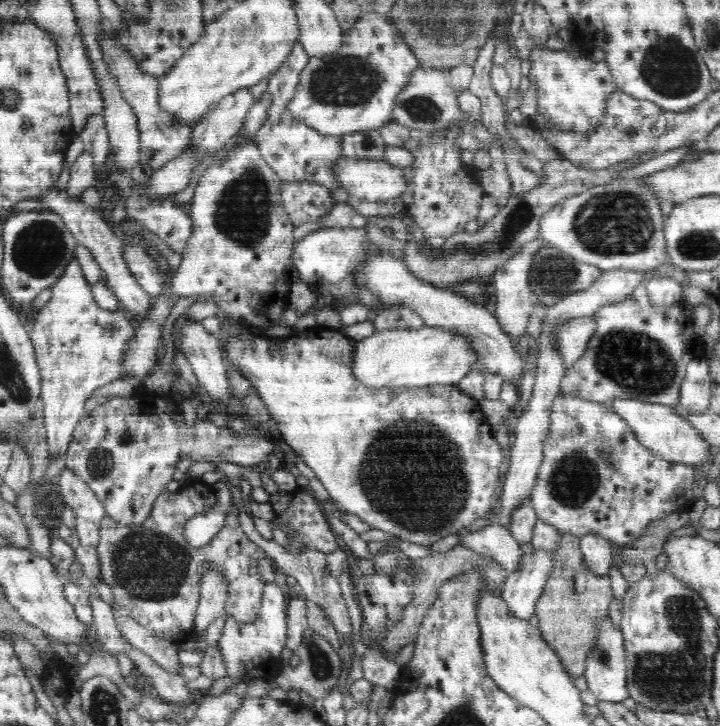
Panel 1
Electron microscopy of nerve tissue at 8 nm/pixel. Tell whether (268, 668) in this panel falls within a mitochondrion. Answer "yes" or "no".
no

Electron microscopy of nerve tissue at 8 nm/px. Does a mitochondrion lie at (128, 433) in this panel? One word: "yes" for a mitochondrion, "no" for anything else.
yes

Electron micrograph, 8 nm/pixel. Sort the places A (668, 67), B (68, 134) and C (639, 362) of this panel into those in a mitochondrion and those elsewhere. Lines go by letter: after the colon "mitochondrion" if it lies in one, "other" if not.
A: mitochondrion
B: other
C: mitochondrion

